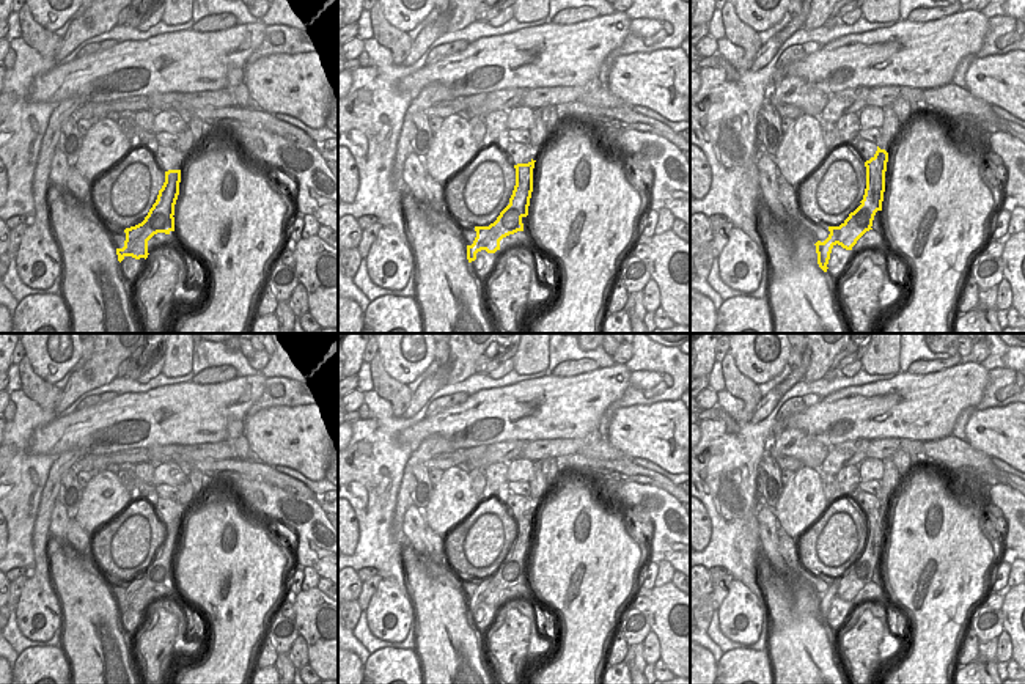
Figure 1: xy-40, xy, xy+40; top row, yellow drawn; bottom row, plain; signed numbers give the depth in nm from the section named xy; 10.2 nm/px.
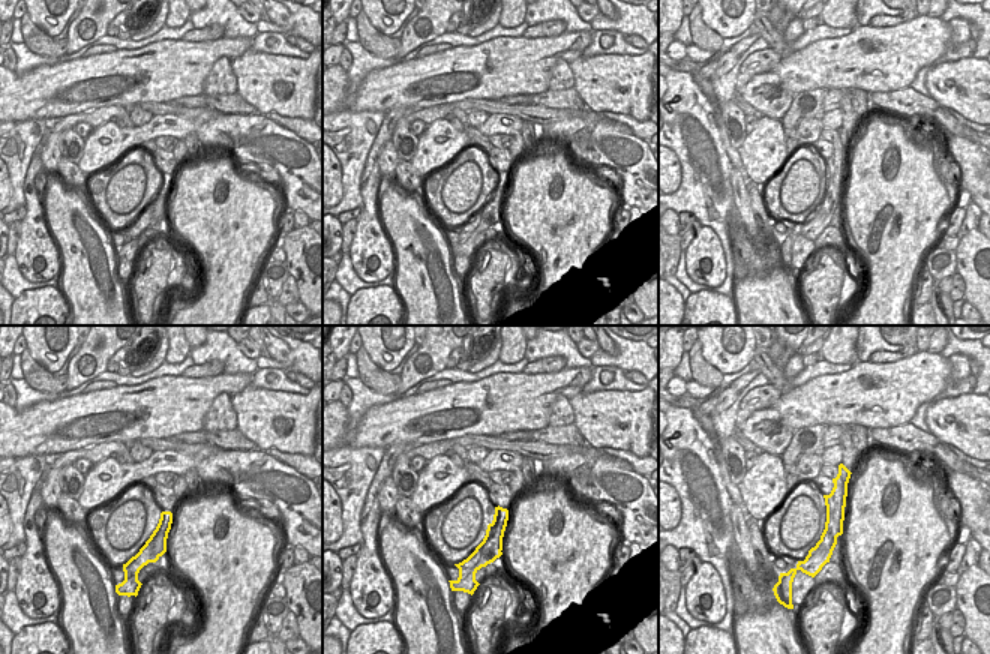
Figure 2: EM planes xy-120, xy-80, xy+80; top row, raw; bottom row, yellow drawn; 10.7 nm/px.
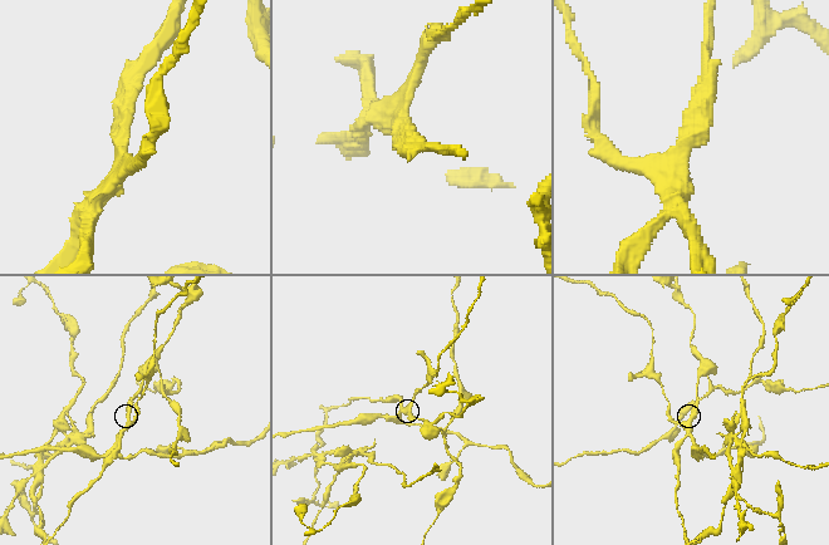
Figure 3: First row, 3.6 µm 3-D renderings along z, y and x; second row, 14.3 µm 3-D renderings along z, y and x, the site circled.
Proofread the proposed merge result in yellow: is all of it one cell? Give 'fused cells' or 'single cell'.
fused cells

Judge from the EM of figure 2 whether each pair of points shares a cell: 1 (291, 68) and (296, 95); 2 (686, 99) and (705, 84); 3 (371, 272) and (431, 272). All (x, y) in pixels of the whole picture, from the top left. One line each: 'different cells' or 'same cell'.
1: same cell
2: different cells
3: different cells

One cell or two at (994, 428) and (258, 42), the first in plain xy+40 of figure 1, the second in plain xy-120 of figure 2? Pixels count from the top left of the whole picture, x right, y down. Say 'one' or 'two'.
two

